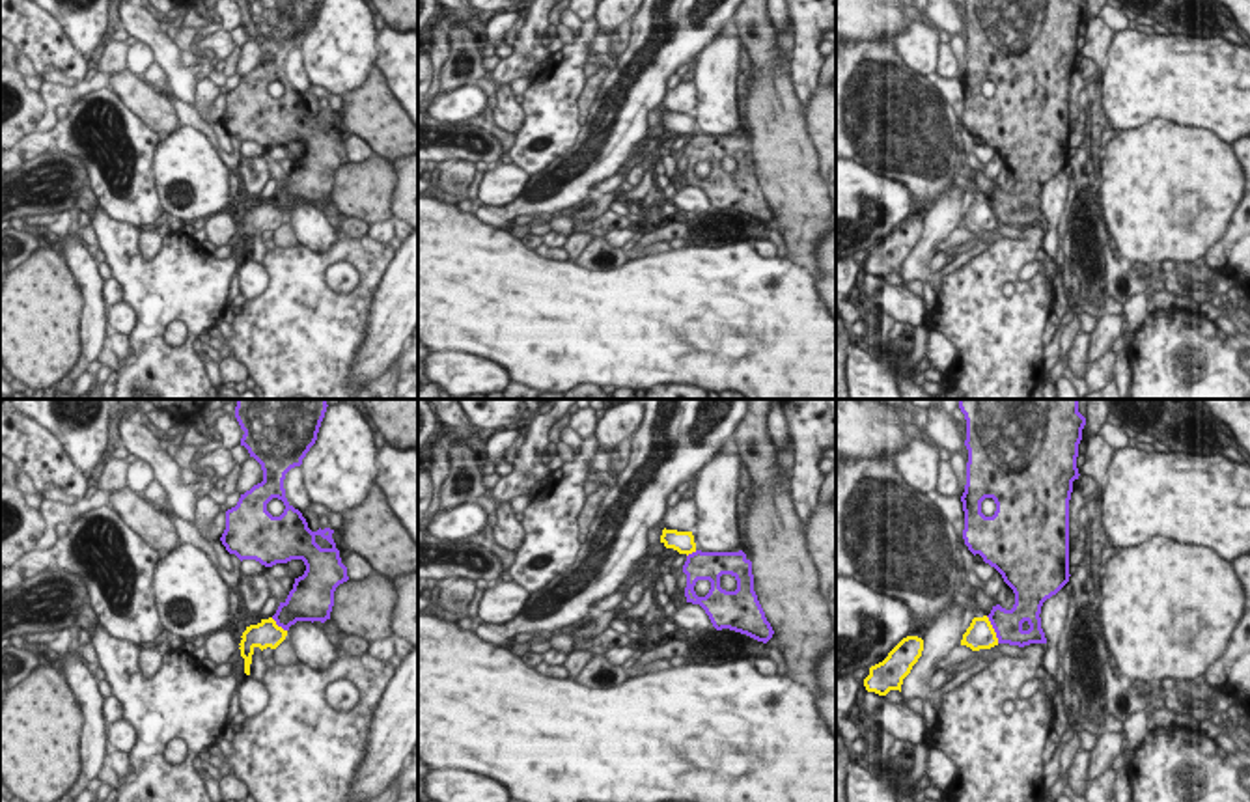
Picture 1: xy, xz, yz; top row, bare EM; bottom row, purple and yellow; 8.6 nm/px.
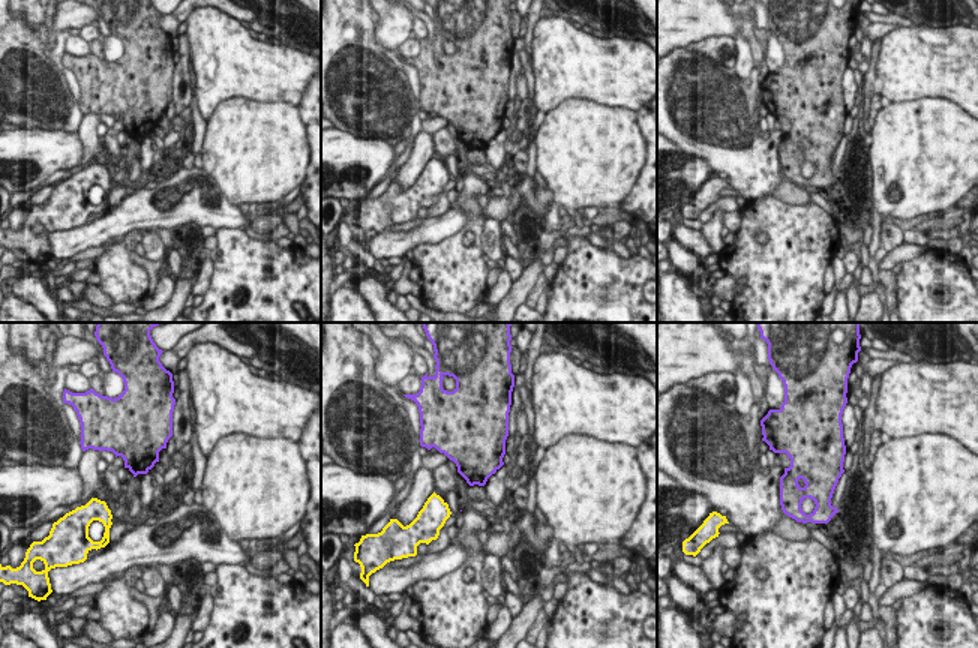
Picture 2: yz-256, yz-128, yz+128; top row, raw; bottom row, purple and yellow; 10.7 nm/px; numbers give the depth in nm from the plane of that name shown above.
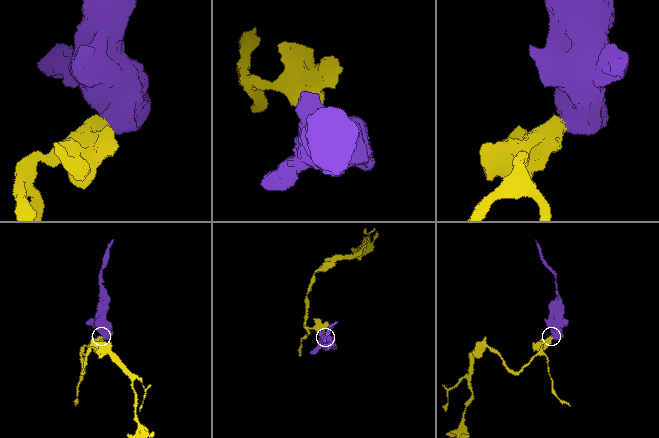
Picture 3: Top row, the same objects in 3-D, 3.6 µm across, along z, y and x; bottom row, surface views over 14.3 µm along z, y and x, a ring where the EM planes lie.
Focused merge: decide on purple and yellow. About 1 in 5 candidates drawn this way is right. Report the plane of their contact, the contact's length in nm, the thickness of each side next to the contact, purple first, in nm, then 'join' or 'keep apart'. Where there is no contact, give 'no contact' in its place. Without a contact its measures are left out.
contact in yz; length 260 nm; calibres 260 and 240 nm; keep apart

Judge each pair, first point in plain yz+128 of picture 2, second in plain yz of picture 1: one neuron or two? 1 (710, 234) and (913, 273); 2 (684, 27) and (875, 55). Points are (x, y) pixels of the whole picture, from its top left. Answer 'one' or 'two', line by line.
1: one
2: two

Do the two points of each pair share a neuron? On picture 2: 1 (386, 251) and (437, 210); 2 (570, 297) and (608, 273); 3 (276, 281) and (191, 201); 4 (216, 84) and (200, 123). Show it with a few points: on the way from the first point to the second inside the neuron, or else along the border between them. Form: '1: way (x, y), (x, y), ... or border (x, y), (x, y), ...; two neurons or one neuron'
1: border (447, 210), (407, 231), (384, 230); two neurons
2: way (579, 297), (584, 297), (599, 282); one neuron
3: border (239, 228), (216, 230); two neurons
4: border (195, 86), (197, 107), (206, 122); two neurons

